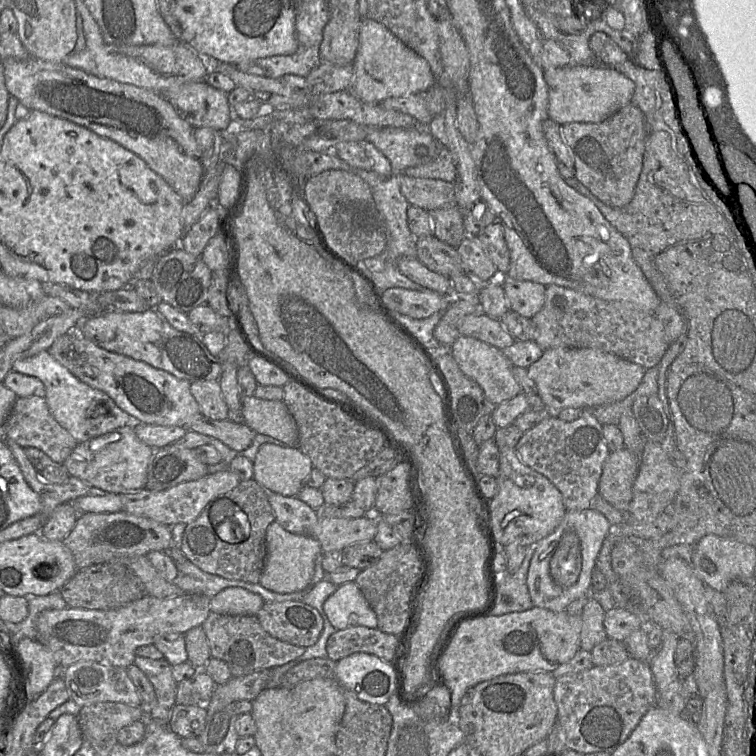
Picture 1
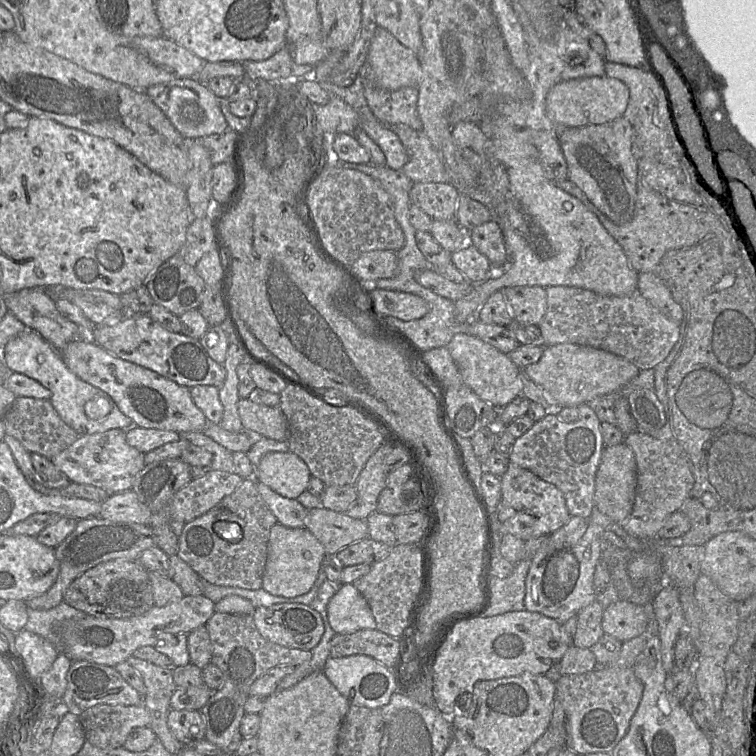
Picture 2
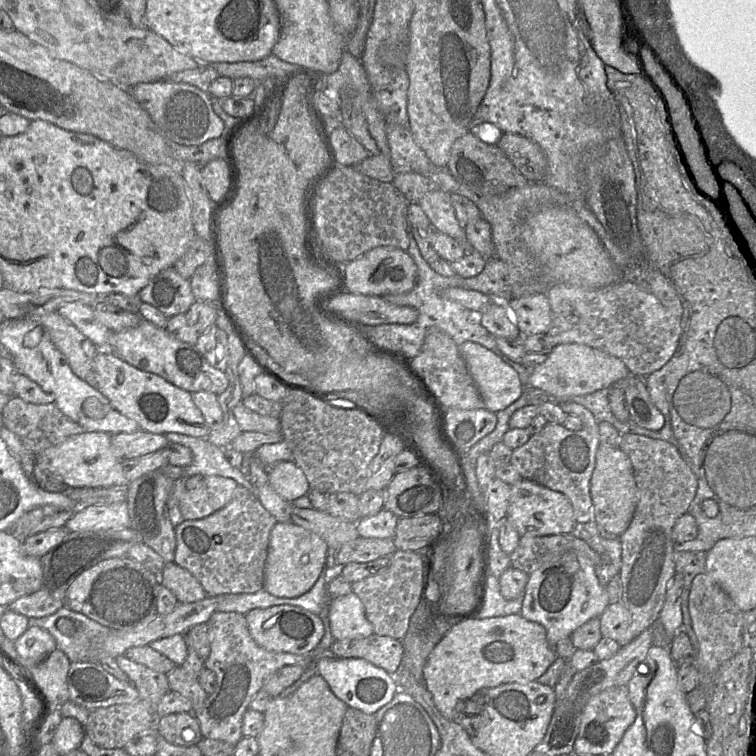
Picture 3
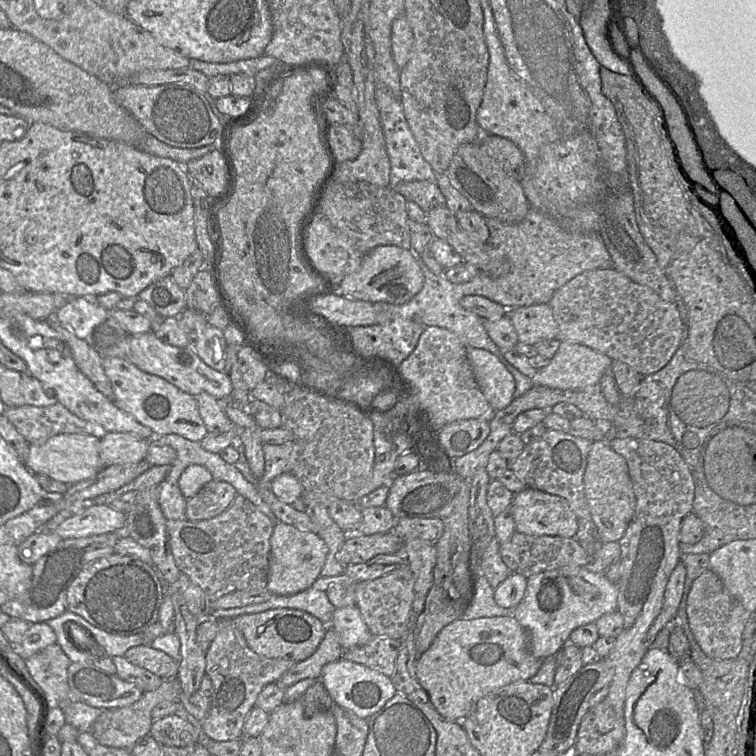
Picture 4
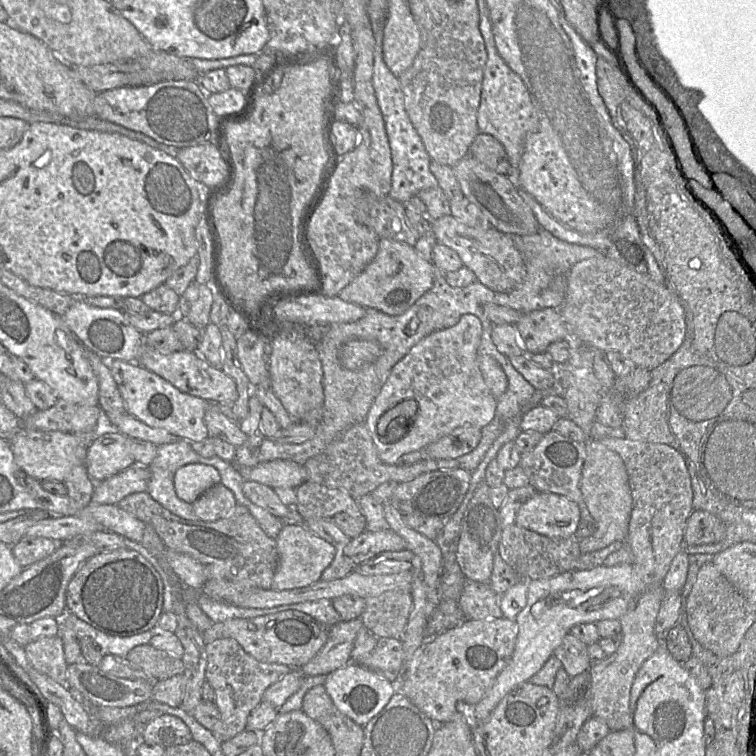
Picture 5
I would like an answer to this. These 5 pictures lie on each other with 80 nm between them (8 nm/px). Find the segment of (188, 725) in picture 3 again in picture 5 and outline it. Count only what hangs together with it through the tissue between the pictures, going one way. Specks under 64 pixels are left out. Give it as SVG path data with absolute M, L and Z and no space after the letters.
M163 714L143 727L141 741L167 748L189 743L192 741L192 734L181 719Z

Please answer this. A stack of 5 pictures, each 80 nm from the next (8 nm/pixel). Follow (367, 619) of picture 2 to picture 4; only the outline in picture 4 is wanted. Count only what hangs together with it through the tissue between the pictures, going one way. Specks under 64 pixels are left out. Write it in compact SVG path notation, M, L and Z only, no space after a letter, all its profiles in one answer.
M357 605L336 608L328 625L337 632L343 650L365 645L374 637Z

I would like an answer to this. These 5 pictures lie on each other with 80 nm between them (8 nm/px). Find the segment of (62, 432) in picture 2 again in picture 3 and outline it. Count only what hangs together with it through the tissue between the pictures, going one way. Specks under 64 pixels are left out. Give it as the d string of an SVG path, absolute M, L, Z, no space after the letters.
M12 396L2 411L3 426L16 434L35 455L63 442L68 437L84 433L84 429L65 416L55 403L33 404Z

